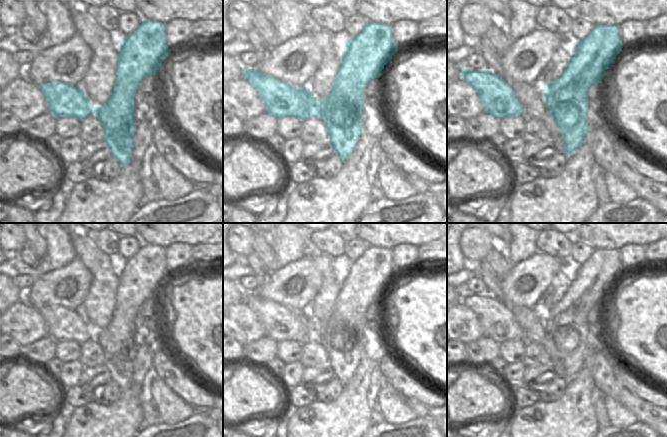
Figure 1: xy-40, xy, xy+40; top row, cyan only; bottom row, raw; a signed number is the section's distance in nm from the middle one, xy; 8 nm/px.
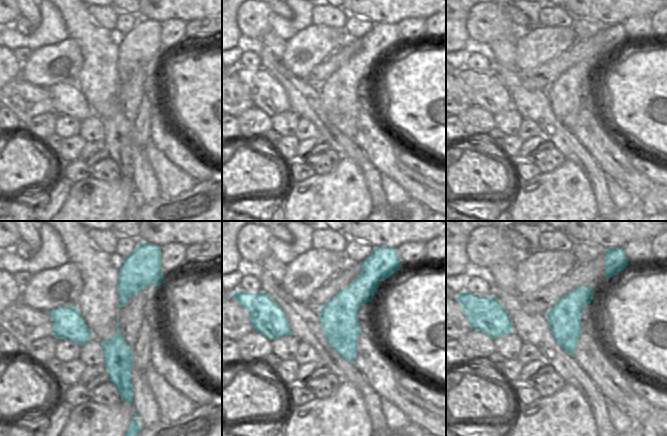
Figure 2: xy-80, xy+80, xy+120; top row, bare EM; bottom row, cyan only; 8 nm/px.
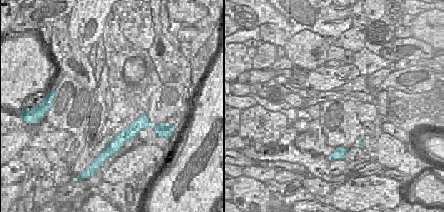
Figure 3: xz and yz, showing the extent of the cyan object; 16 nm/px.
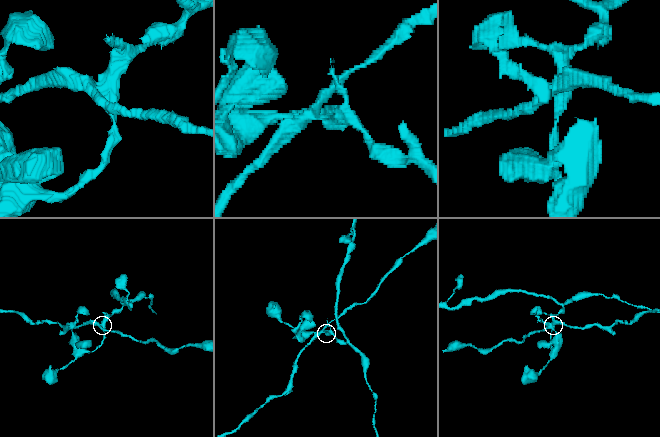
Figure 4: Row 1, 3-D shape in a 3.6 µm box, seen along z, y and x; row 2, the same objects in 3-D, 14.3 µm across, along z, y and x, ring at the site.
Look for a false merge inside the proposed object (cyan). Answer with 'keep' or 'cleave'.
cleave

